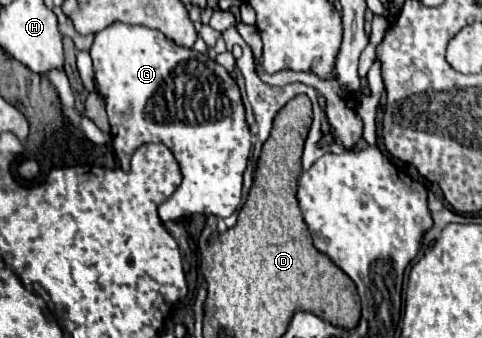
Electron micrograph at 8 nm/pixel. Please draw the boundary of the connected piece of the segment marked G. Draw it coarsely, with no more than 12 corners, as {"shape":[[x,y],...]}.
{"shape":[[121,22],[91,58],[121,170],[165,144],[161,222],[231,216],[251,132],[231,74]]}

